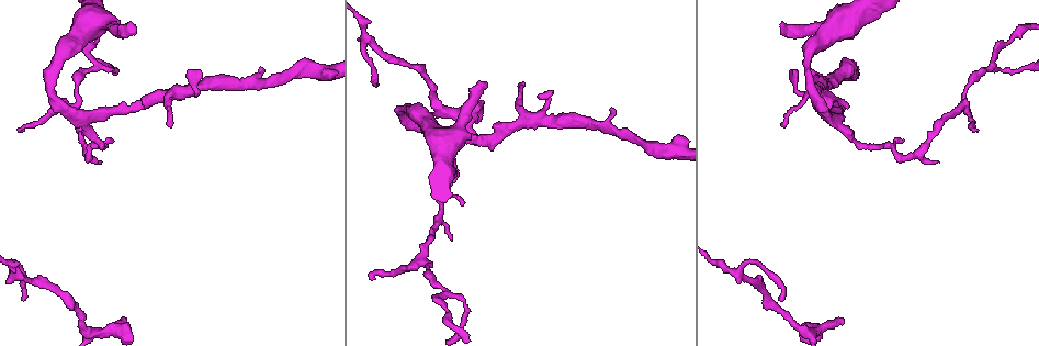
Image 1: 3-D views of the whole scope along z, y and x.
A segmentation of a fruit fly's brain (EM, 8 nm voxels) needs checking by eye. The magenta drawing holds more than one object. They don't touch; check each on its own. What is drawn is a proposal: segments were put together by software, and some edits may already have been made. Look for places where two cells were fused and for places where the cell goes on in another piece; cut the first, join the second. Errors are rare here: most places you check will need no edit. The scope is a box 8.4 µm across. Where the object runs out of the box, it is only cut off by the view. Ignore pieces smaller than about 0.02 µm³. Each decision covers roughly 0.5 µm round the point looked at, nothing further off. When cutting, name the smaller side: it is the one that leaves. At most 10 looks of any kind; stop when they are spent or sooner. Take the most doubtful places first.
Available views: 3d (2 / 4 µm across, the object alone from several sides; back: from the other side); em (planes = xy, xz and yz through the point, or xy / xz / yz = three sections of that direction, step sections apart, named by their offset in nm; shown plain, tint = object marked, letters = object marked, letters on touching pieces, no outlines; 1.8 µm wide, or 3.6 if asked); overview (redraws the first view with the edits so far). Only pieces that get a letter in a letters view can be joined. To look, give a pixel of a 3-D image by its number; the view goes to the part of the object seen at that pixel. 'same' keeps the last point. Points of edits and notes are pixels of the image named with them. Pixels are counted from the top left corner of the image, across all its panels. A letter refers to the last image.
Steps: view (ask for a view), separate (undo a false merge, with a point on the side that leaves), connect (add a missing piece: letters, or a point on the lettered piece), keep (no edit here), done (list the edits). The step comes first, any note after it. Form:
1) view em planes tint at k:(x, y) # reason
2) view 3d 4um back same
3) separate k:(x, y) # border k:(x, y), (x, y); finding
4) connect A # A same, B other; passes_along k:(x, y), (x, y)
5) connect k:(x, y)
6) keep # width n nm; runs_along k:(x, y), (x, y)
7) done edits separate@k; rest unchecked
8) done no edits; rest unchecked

view 3d 4um at 1:(840, 319) # free end

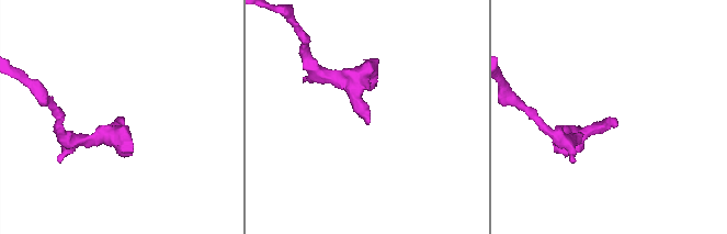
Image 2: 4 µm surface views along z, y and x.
view em 3.6um planes plain at 2:(369, 122)

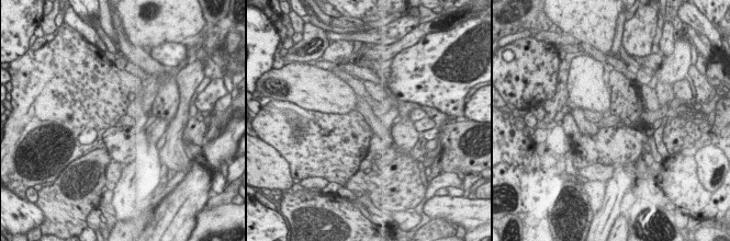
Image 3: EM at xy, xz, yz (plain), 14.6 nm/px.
view em 3.6um planes letters same # see the neighbours

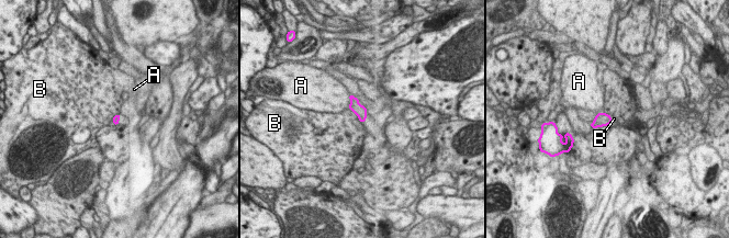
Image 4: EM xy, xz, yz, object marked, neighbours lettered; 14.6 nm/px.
keep # A other, B other; border 4:(348, 109), (357, 116); no lettered piece goes on from it

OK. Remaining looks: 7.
view em planes letters at 1:(484, 83) # free end

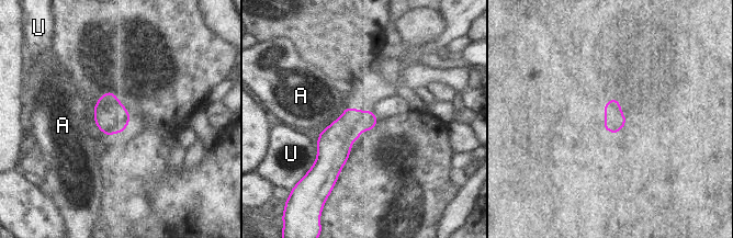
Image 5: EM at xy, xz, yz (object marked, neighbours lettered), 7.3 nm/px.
keep # longest_contact A 280 nm; A other, U other; border 5:(97, 100), (94, 123), (105, 135); no lettered piece goes on from it

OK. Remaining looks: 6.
view 3d 4um at 1:(614, 110) # branch stops here

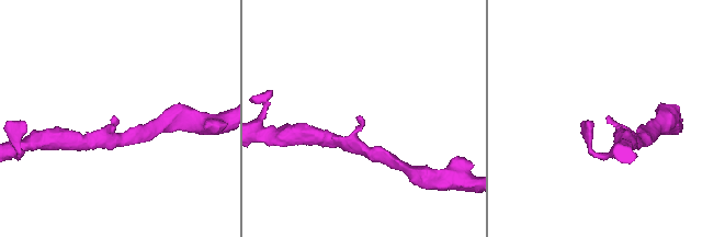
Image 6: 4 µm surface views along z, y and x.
view em yz step 8 letters at 6:(114, 116) # shape alone is not enough

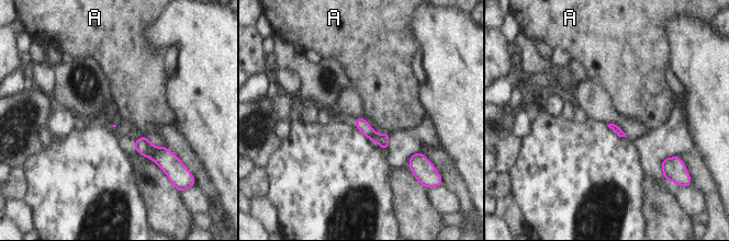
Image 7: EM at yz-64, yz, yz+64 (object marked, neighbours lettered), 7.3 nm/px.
keep # A other; runs_along 7:(361, 119), (361, 124), (385, 146); no lettered piece goes on from it

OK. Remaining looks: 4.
view em 3.6um planes letters at 1:(520, 86) # branch stops here

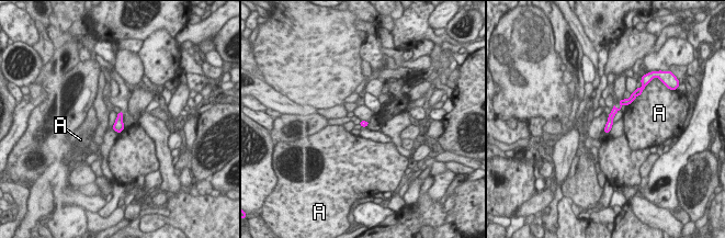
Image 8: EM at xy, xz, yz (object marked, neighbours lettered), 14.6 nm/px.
keep # width 90 nm; longest_contact A 190 nm; A other; no lettered piece goes on from it

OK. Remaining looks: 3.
done no edits; rest unchecked

